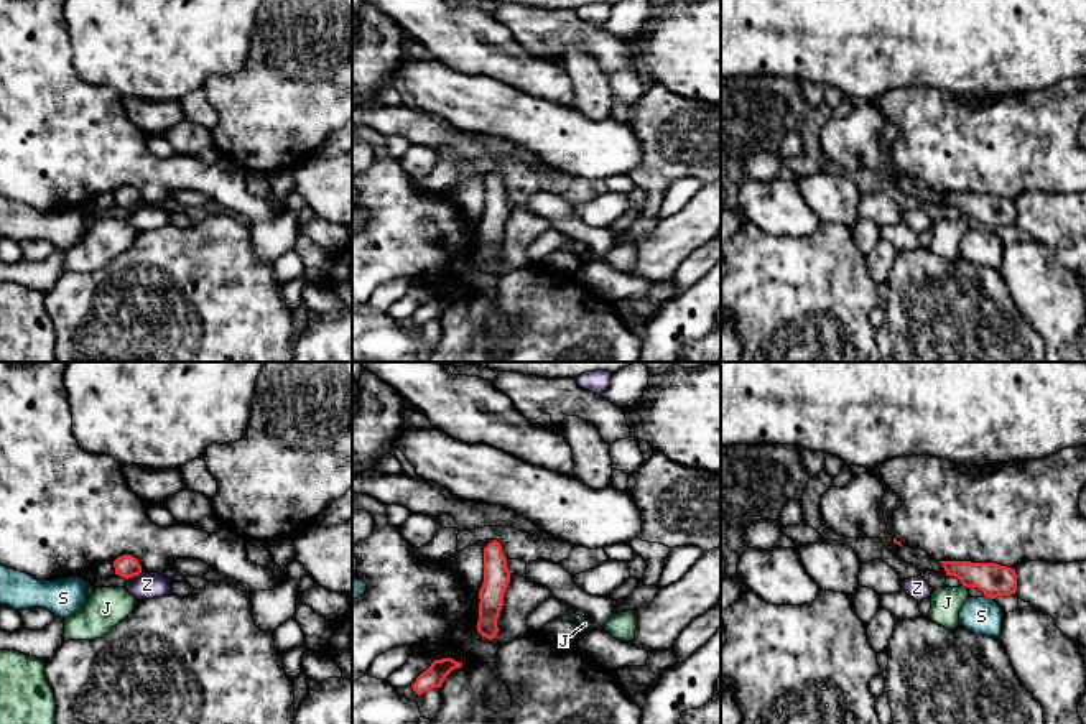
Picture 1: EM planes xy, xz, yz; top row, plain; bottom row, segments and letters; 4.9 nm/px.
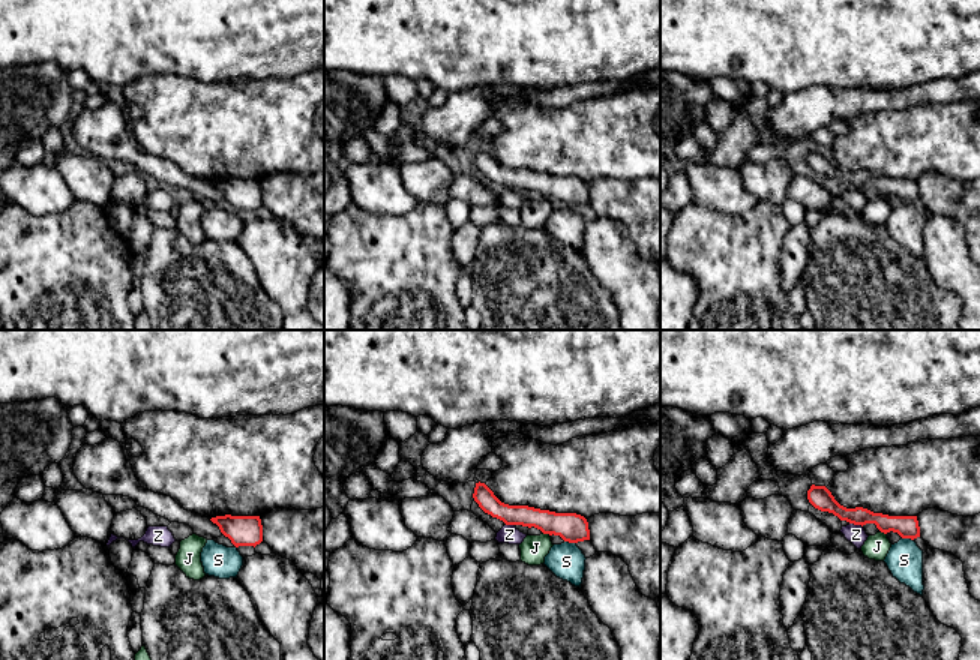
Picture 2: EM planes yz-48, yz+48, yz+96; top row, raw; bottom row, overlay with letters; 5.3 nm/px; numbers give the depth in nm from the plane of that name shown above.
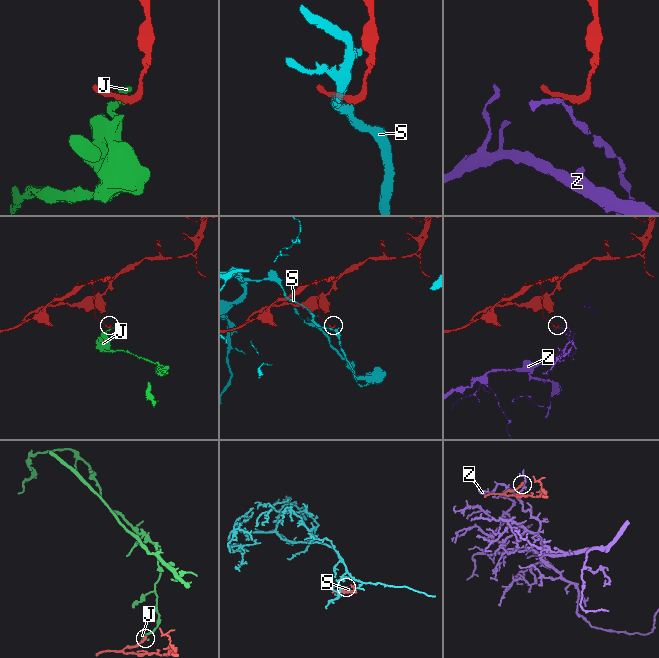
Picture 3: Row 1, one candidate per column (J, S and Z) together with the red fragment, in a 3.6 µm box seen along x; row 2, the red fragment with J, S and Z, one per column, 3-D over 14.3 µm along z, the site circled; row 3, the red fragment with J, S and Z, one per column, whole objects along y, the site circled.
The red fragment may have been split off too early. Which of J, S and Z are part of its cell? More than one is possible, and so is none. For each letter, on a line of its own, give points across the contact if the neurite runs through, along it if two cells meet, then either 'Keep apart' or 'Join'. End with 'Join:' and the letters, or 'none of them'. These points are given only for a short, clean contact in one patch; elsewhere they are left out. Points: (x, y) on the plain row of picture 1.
J: Boundary: yz (963, 216), (966, 219). Keep apart
S: Keep apart
Z: Boundary: xy (140, 203), (137, 208). Keep apart
Join: none of them

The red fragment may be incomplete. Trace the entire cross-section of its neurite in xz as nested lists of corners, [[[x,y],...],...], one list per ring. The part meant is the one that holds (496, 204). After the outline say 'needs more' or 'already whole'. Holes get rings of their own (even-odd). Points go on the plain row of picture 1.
[[[497,171],[484,179],[484,214],[479,222],[477,263],[492,272],[497,263],[497,250],[504,237],[504,227],[510,214],[507,189]]]; already whole

